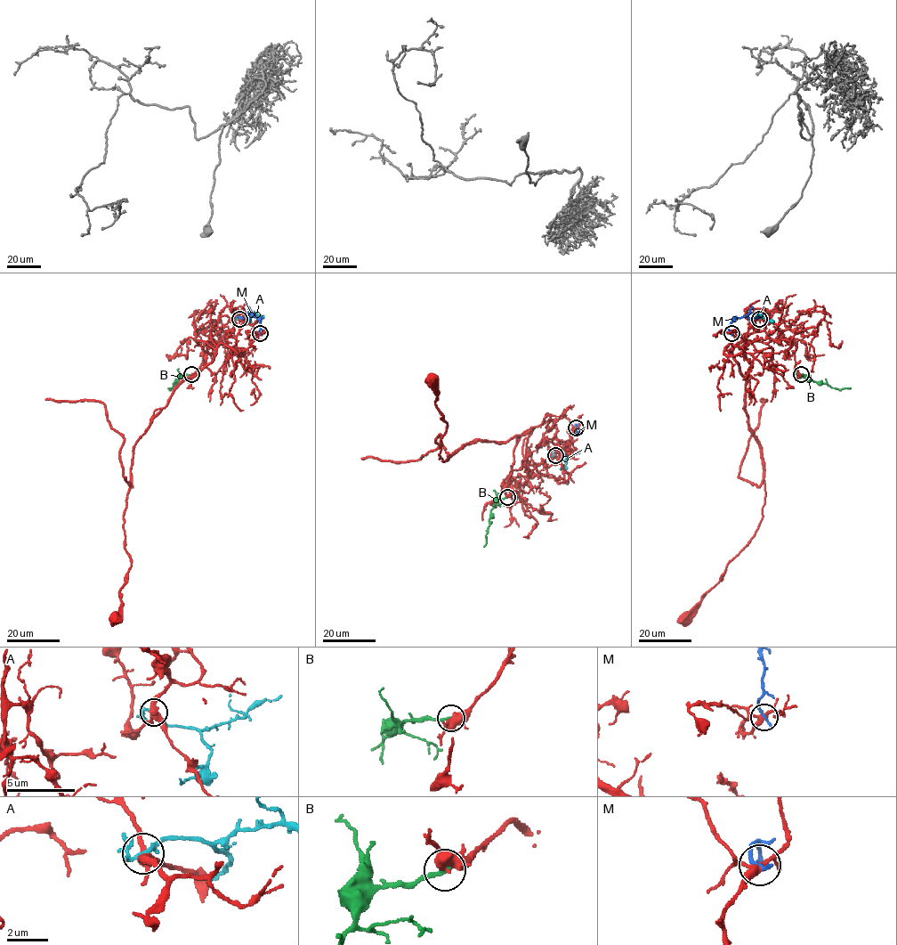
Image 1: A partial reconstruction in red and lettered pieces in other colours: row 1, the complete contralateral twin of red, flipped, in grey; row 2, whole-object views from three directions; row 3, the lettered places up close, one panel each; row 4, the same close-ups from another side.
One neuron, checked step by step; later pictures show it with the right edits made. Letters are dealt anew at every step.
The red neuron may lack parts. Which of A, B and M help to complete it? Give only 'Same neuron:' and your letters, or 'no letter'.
Same neuron: B

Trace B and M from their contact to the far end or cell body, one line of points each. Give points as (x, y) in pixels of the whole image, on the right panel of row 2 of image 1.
B: (801, 374), (832, 387), (851, 387)
M: (731, 333), (728, 326), (737, 318), (747, 314), (748, 317), (756, 317)

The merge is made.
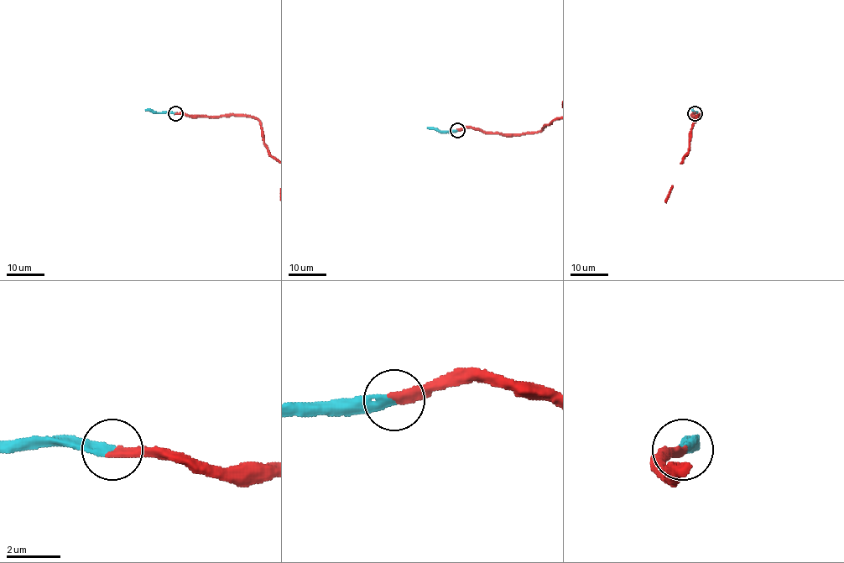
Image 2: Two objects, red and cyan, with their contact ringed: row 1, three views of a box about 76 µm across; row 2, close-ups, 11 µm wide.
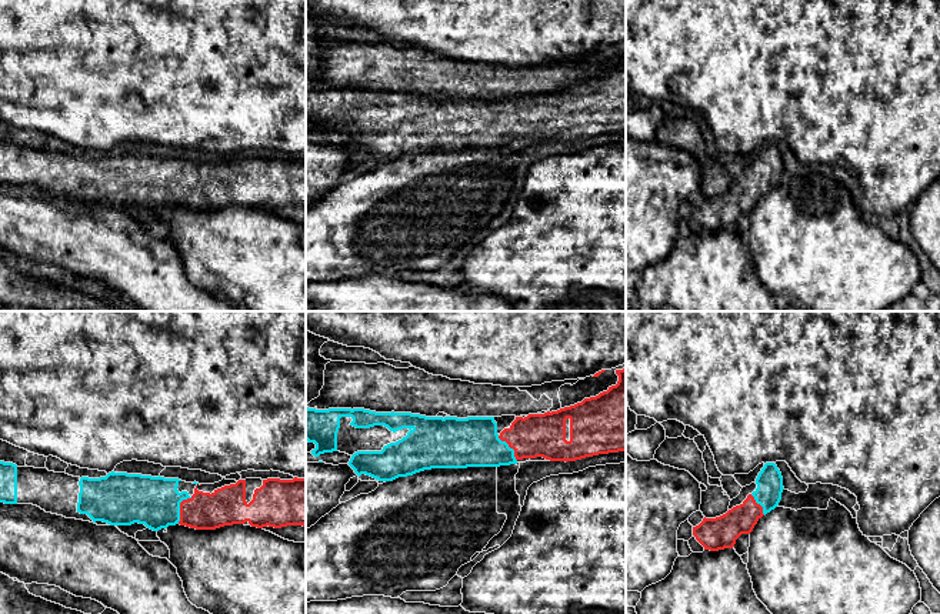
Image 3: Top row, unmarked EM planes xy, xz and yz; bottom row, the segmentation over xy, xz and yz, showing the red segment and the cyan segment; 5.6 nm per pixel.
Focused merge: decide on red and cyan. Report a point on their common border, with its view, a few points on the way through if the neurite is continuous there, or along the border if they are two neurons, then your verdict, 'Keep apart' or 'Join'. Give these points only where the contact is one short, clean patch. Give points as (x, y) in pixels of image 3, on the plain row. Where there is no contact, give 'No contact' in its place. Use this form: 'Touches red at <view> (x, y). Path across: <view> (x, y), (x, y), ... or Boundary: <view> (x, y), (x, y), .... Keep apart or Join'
Touches red at xy (180, 187). Join

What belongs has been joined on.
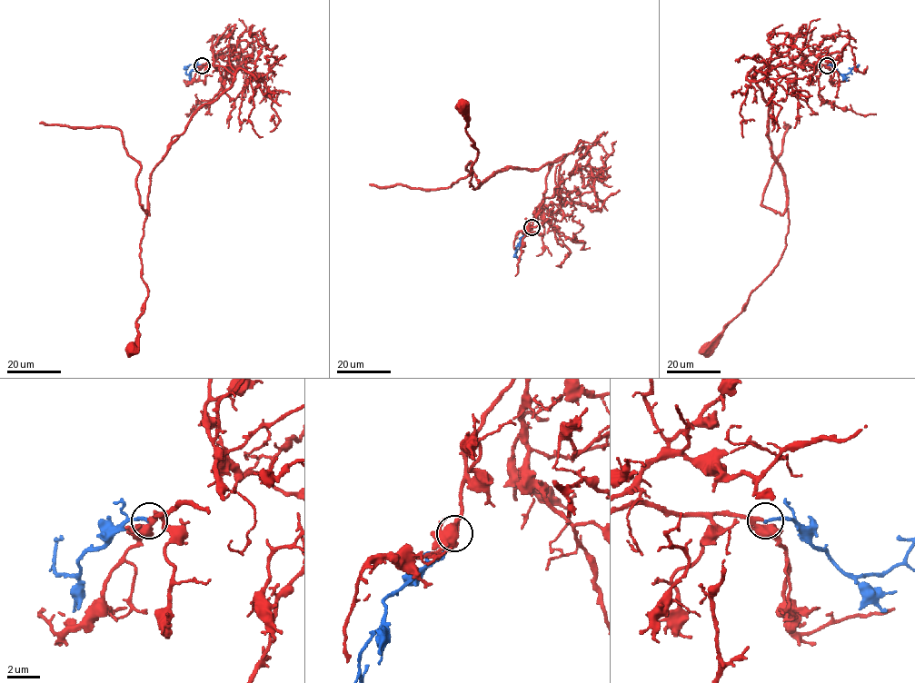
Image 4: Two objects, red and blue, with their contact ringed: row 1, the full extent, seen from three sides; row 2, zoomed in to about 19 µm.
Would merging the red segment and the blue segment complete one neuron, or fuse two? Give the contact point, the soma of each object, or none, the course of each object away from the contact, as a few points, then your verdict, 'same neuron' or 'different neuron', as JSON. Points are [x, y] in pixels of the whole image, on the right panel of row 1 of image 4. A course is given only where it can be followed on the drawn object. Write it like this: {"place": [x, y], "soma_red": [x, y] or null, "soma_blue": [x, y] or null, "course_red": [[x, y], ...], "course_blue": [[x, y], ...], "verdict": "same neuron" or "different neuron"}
{"place": [827, 65], "soma_red": [705, 350], "soma_blue": null, "course_red": [[826, 65], [762, 66], [755, 75], [769, 106], [771, 156], [785, 176], [786, 247], [773, 271], [706, 350]], "course_blue": [[827, 65], [845, 74], [859, 64]], "verdict": "same neuron"}

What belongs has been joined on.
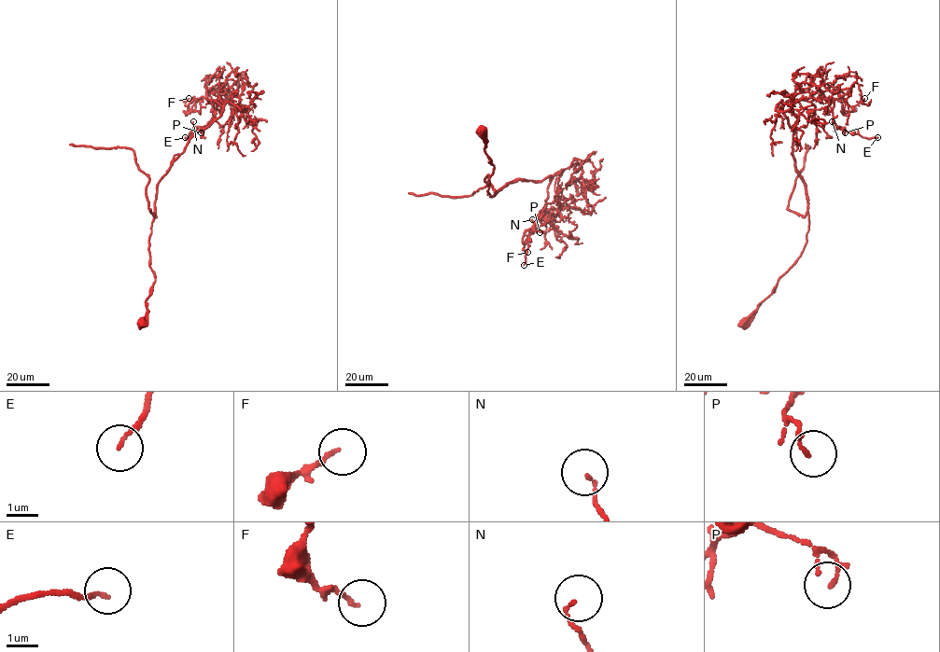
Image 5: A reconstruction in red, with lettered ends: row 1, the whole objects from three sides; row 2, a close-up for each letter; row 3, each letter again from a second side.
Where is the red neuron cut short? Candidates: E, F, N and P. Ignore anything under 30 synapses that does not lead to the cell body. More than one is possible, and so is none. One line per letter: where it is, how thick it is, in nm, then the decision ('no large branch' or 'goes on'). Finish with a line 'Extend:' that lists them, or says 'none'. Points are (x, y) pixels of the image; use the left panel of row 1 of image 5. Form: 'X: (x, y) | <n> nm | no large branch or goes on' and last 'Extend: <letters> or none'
E: (185, 137) | 150 nm | no large branch
F: (189, 98) | 130 nm | no large branch
N: (193, 121) | 100 nm | no large branch
P: (201, 132) | 120 nm | no large branch
Extend: none

